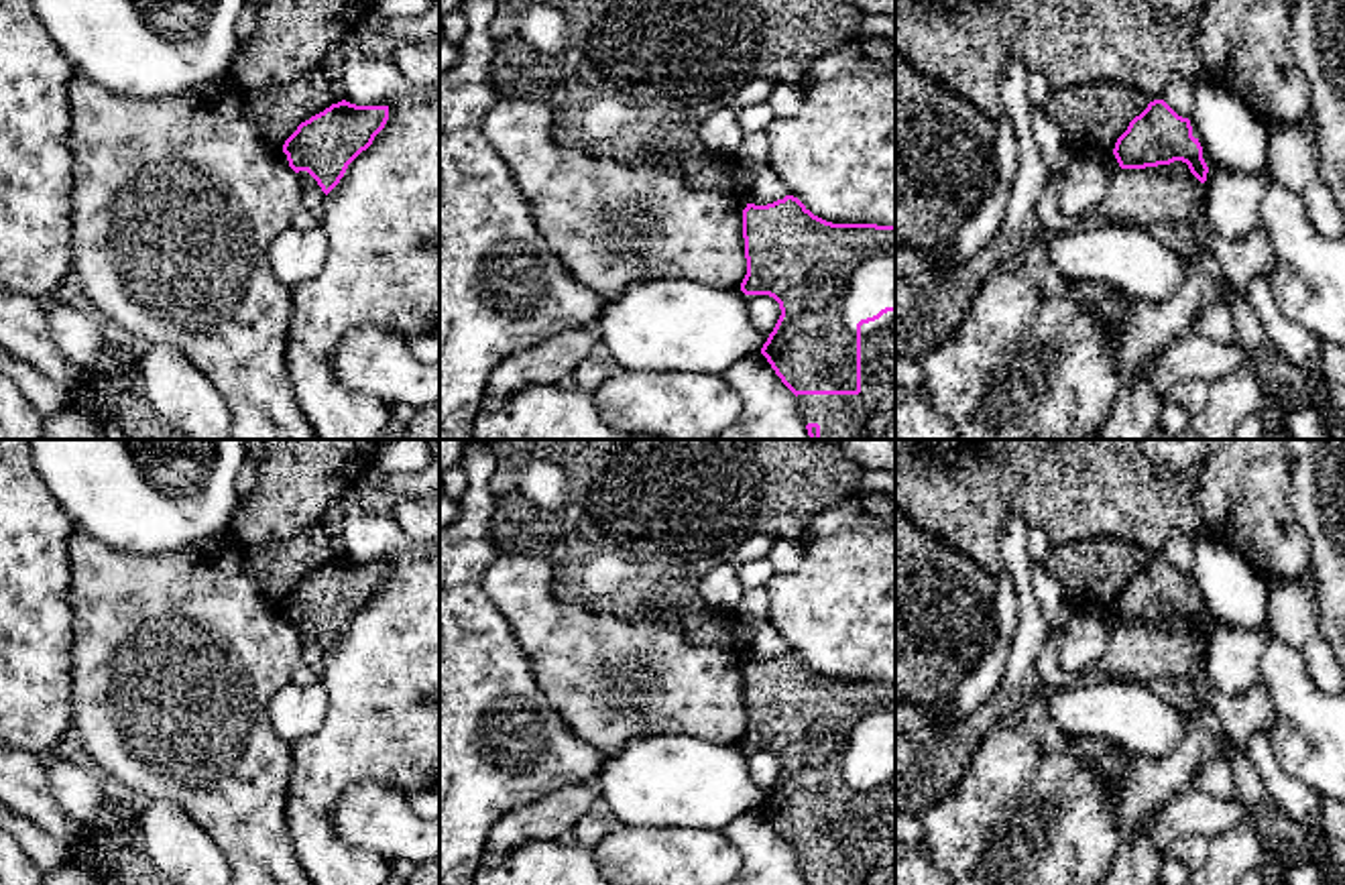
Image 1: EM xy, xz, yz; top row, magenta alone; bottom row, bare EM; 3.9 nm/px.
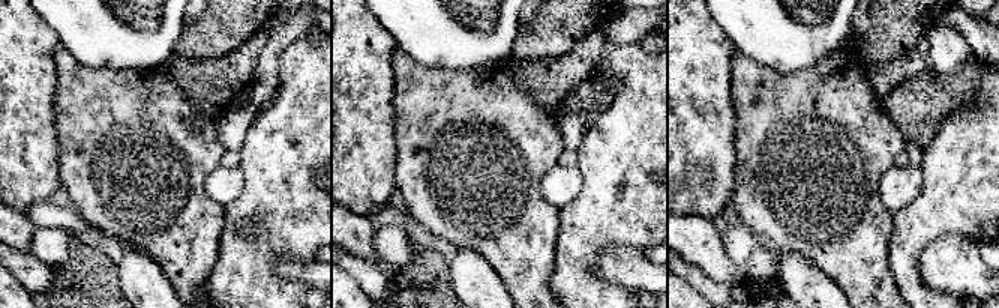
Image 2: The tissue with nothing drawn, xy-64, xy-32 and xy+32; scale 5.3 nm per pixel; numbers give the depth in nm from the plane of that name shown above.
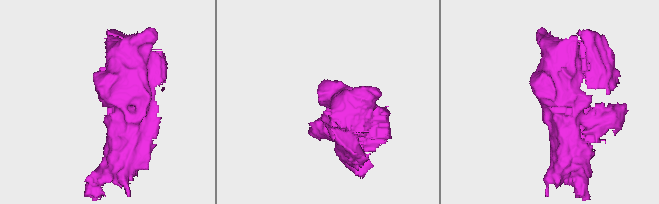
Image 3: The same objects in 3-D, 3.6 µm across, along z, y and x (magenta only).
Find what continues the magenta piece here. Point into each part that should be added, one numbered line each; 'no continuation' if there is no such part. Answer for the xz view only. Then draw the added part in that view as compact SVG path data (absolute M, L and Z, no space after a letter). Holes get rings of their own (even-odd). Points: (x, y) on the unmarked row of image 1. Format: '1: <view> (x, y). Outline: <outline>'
1: xz (873, 863). Outline: M895 767L861 781L861 848L798 850L804 879L820 885L895 885Z

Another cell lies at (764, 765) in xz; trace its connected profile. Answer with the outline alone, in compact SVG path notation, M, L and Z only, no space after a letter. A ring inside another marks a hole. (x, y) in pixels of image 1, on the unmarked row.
M749 751L749 771L755 785L769 793L781 771L781 765L779 759L769 751Z

